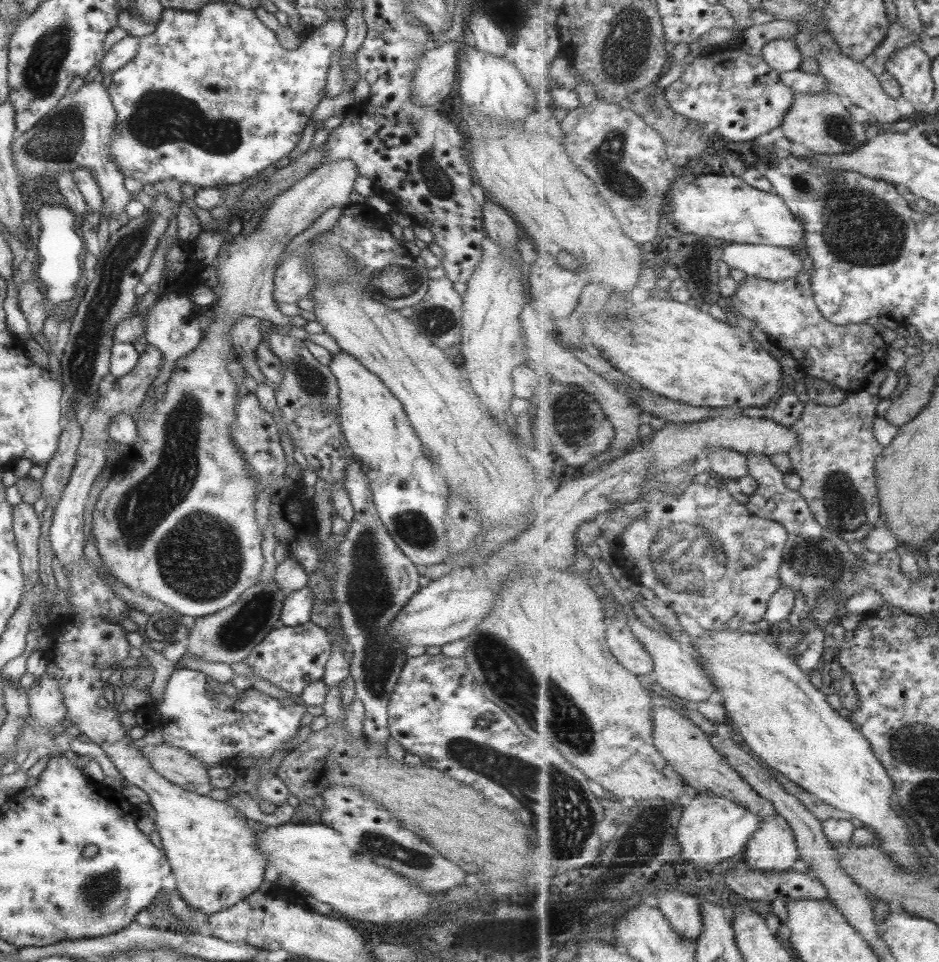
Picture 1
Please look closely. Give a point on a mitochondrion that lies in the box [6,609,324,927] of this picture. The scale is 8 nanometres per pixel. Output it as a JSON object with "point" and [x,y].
{"point":[96,894]}

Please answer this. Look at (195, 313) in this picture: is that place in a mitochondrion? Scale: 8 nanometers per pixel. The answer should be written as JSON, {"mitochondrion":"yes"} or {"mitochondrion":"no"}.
{"mitochondrion":"no"}

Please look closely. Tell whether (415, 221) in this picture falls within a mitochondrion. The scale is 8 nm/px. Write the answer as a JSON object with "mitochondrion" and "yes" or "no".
{"mitochondrion":"no"}

